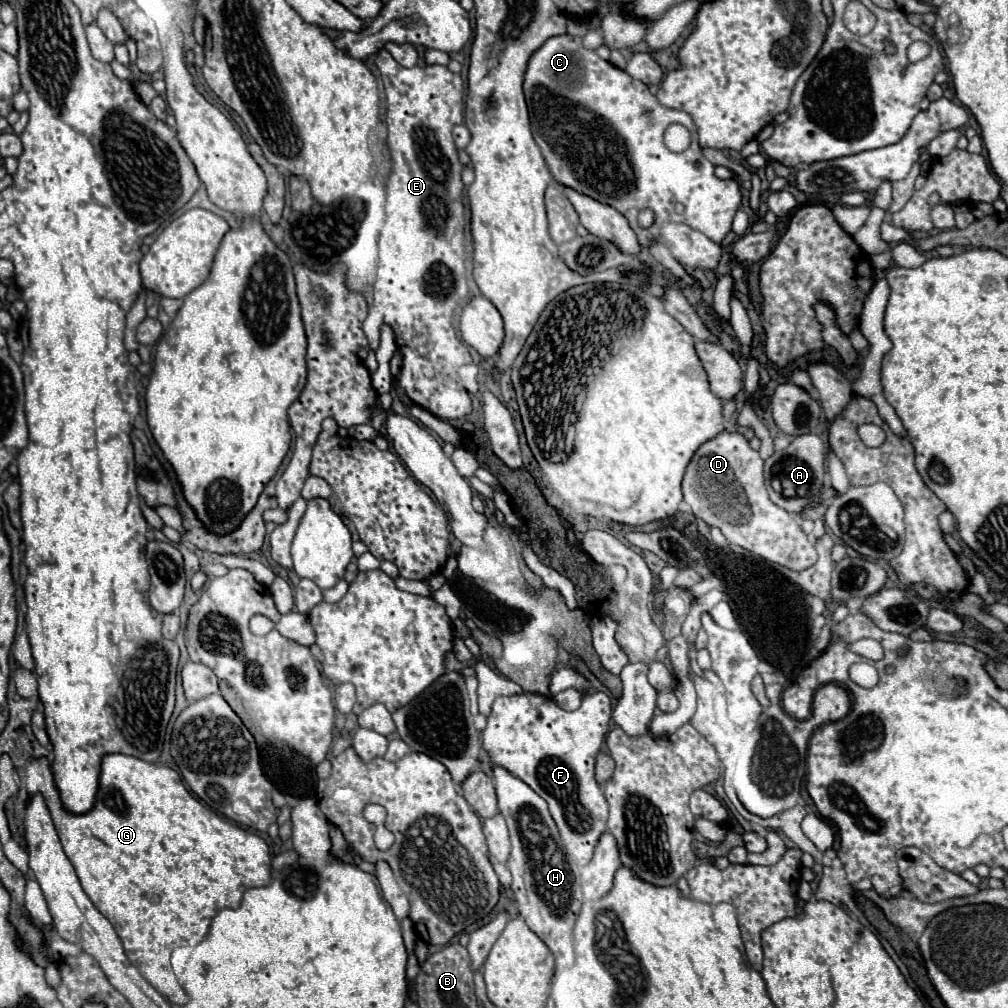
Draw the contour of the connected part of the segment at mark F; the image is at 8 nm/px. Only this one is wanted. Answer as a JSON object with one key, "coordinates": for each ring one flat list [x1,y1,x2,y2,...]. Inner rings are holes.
{"coordinates":[[602,691,586,695,576,711,560,709,550,697,520,693,498,697,484,729,482,745,492,763,506,767,548,803,568,855,578,865,592,859,594,847,606,831,608,803,594,779,594,763,612,727,610,719,612,701]]}

